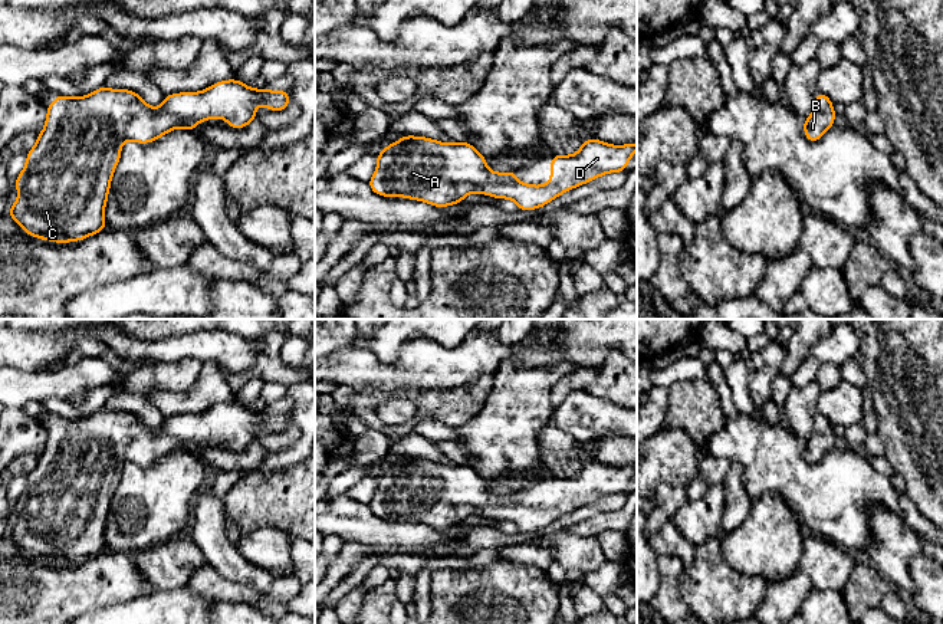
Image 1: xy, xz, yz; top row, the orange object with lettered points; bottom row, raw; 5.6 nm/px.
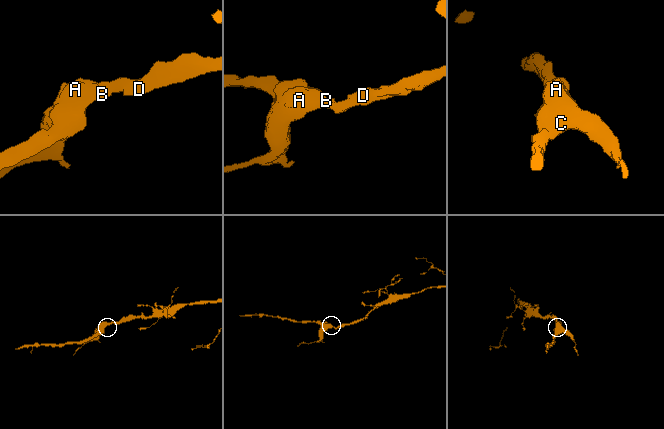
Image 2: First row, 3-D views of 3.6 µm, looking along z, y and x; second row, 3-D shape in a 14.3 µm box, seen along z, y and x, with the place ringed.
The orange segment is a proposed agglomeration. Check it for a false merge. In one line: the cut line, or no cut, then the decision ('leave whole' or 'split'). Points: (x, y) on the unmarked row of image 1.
cut none; leave whole

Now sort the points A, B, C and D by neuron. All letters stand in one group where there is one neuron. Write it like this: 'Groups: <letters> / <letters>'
Groups: A B C D

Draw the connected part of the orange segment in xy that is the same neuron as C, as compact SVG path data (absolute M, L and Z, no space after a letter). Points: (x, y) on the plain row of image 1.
M237 401L220 403L201 414L165 417L160 430L151 430L134 413L104 407L79 420L58 417L46 430L45 450L14 503L19 519L9 536L26 556L42 562L86 561L106 552L104 533L125 463L148 466L177 450L194 453L198 444L210 440L221 440L229 449L242 451L257 441L257 427L279 434L289 428L289 423L288 413L253 411Z

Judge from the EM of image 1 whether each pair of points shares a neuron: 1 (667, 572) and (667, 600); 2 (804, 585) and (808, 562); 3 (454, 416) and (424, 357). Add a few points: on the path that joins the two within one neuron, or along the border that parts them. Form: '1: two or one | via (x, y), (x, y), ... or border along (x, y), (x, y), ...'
1: one | via (667, 580), (667, 593)
2: two | border along (798, 568), (815, 588)
3: two | border along (475, 381), (453, 388), (407, 390)

